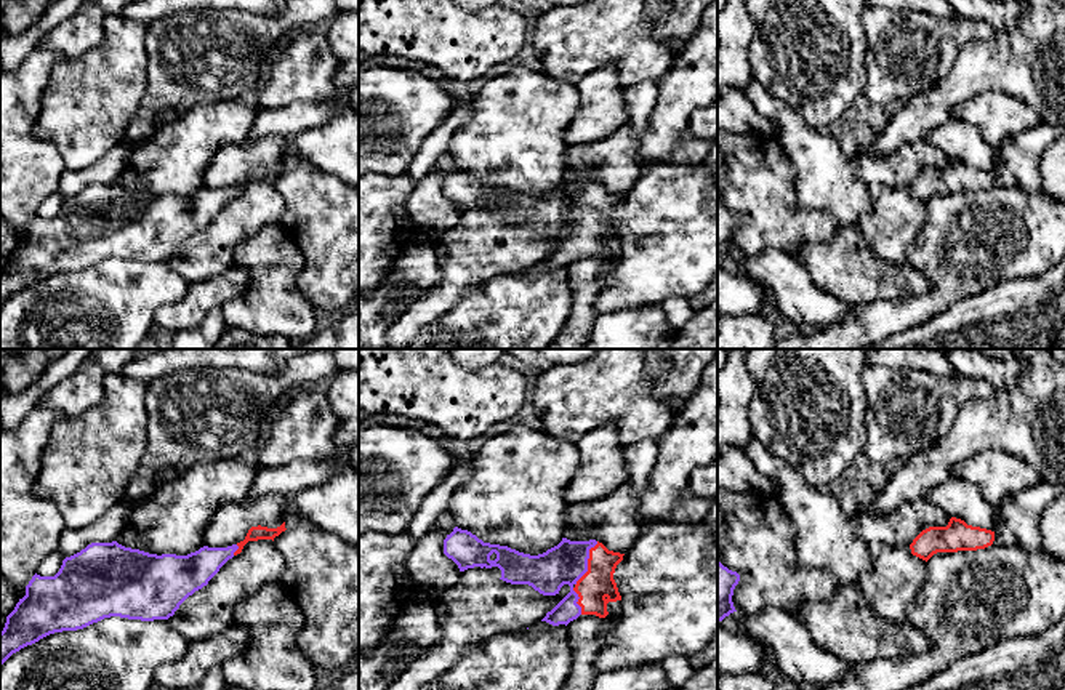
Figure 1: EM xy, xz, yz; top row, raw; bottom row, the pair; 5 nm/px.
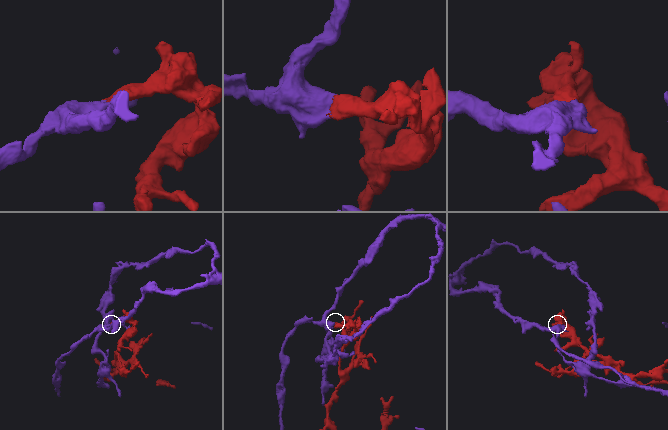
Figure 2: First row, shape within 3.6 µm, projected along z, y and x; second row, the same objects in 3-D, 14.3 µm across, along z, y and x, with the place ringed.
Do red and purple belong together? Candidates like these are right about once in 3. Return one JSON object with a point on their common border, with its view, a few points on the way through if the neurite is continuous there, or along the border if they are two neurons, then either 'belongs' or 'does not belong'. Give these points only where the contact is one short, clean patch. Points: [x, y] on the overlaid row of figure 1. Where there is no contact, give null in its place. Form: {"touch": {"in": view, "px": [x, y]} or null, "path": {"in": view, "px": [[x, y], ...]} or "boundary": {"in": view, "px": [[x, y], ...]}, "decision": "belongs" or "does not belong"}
{"touch": {"in": "xz", "px": [588, 564]}, "path": {"in": "xz", "px": [[598, 583], [588, 564], [564, 564]]}, "decision": "belongs"}

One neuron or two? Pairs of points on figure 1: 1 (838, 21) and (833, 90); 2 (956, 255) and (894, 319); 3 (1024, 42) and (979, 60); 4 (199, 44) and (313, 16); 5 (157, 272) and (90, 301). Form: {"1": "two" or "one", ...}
{"1": "one", "2": "one", "3": "one", "4": "one", "5": "one"}

